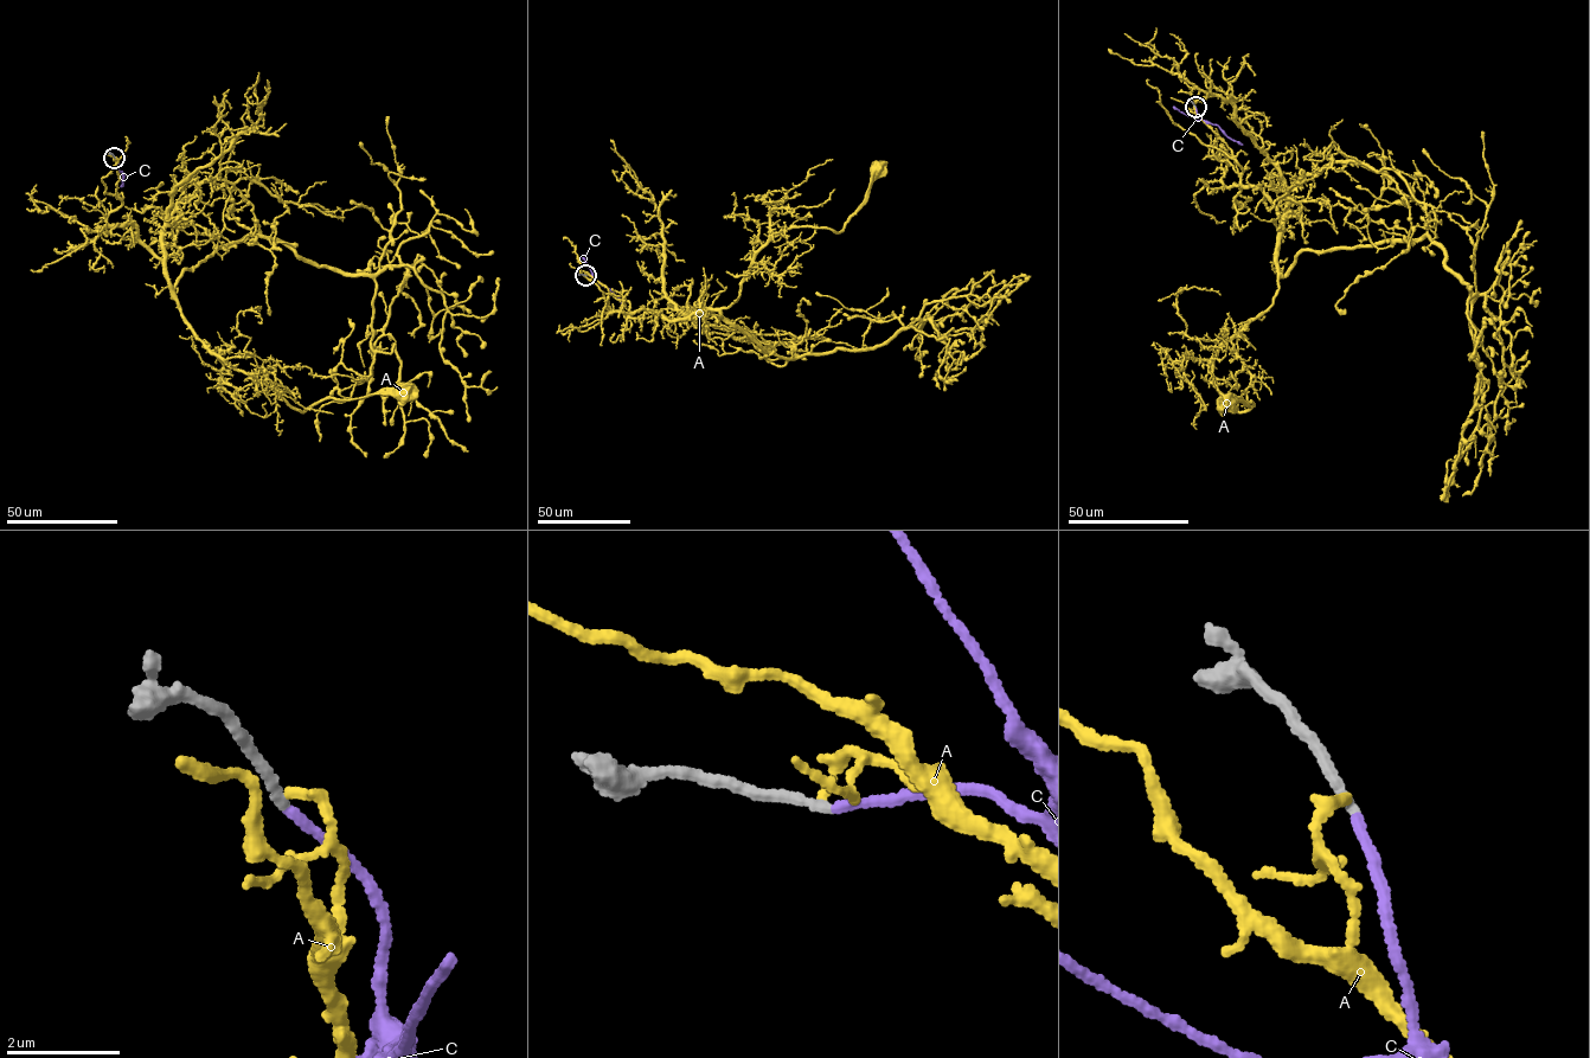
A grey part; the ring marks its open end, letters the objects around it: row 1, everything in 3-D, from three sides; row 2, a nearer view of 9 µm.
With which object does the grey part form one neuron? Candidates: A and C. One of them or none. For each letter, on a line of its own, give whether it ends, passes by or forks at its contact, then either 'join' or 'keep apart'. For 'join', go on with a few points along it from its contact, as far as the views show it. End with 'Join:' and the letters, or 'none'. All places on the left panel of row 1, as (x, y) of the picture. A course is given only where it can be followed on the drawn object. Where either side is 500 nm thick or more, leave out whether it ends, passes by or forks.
A: it ends there; keep apart
C: it ends there; join; it runs (114, 158), (122, 172), (121, 186)
Join: C

